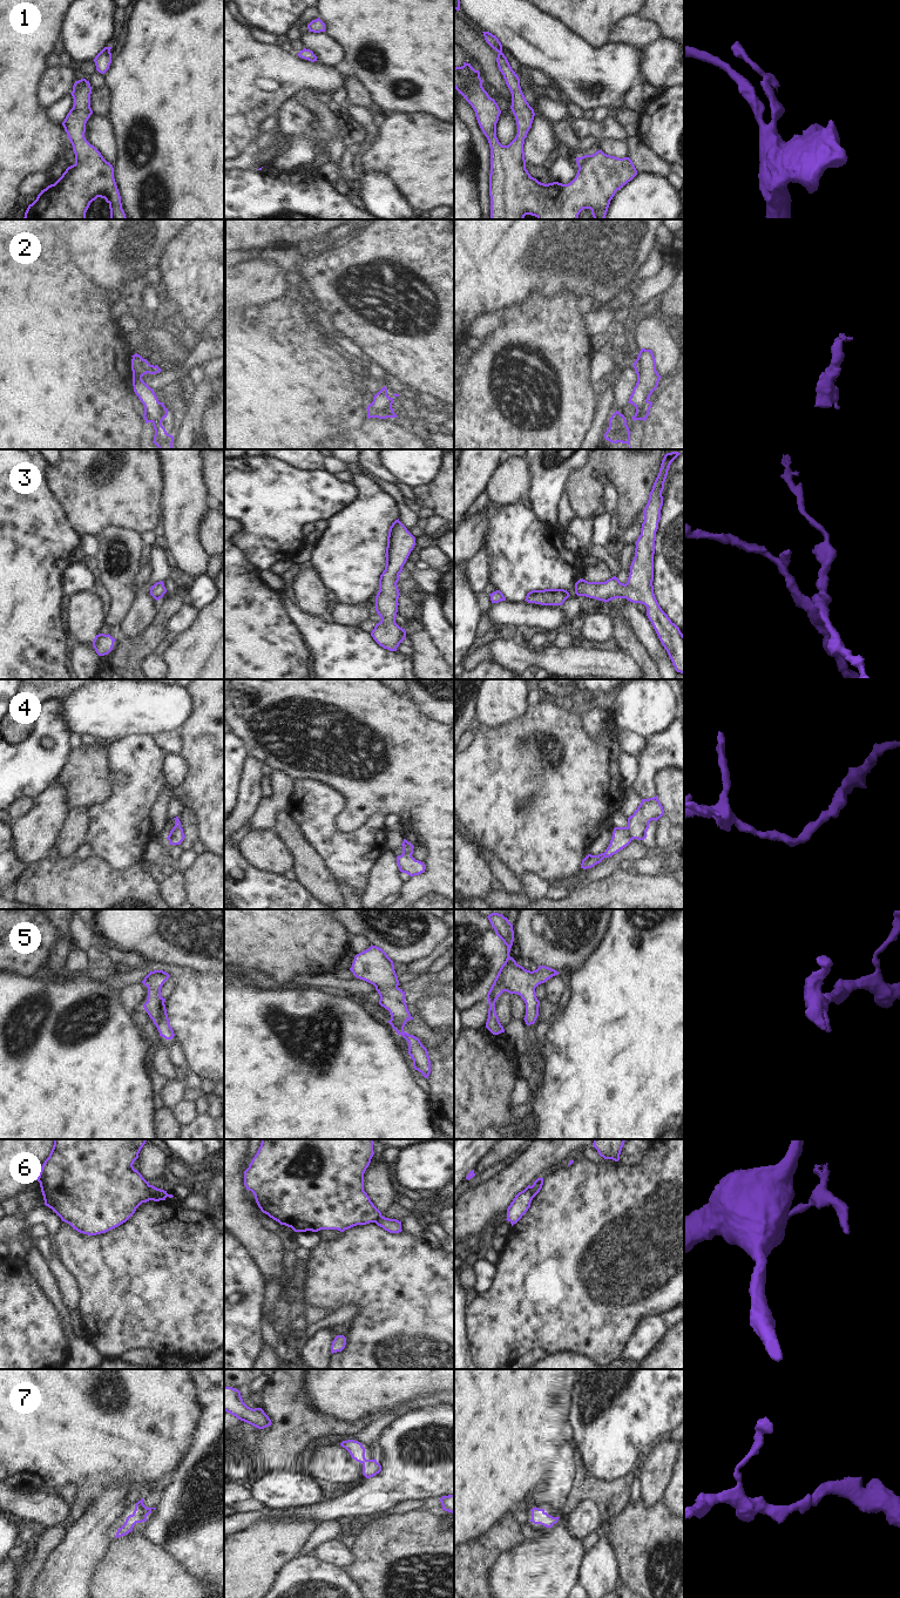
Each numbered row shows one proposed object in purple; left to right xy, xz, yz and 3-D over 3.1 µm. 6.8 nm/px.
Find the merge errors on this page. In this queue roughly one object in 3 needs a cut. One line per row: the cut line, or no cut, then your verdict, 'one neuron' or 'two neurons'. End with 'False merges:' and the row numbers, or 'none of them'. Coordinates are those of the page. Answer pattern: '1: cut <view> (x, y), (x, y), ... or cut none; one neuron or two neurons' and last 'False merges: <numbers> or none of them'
1: cut none; one neuron
2: cut none; one neuron
3: cut none; one neuron
4: cut none; one neuron
5: cut none; one neuron
6: cut xy (148, 1185), (148, 1191), (155, 1198), (162, 1198), (168, 1194); two neurons
7: cut none; one neuron
False merges: 6

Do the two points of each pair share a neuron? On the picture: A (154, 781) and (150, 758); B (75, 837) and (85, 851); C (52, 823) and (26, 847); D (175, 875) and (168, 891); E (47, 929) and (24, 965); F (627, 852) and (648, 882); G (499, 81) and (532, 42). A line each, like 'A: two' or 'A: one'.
A: one
B: two
C: one
D: one
E: one
F: two
G: two

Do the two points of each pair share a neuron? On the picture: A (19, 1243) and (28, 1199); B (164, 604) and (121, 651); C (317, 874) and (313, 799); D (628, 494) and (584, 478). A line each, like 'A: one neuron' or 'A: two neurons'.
A: one neuron
B: one neuron
C: two neurons
D: one neuron

